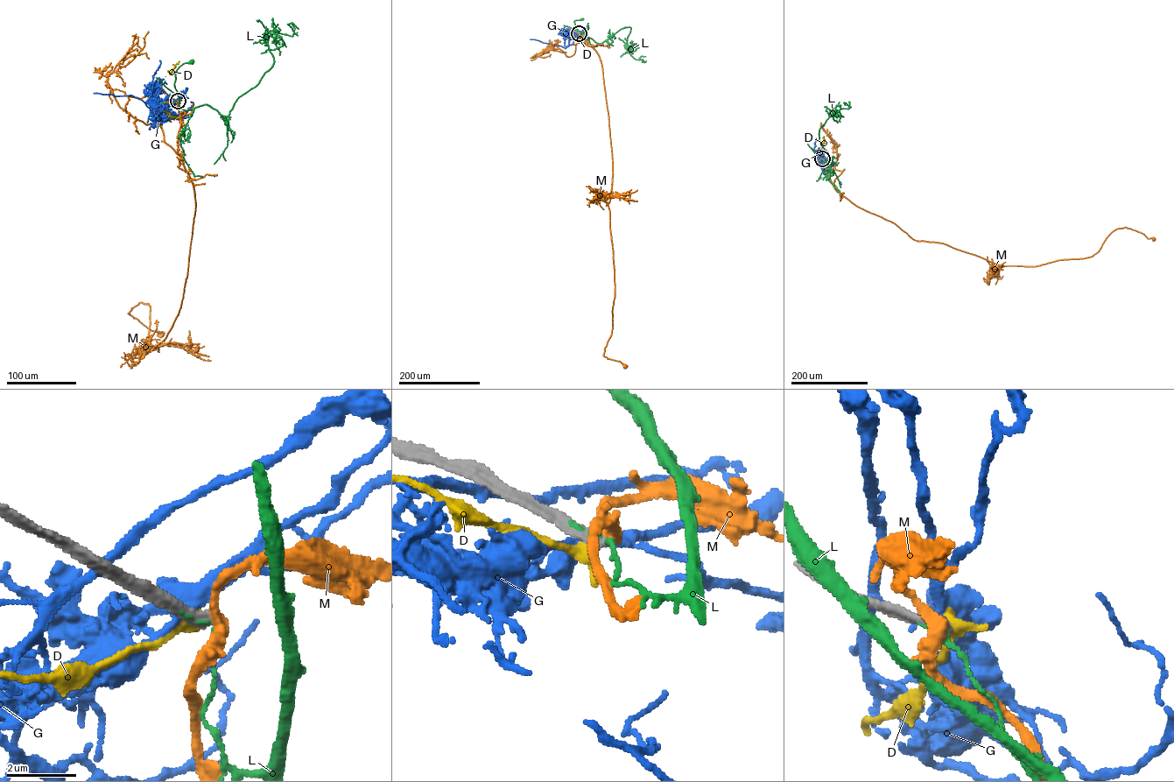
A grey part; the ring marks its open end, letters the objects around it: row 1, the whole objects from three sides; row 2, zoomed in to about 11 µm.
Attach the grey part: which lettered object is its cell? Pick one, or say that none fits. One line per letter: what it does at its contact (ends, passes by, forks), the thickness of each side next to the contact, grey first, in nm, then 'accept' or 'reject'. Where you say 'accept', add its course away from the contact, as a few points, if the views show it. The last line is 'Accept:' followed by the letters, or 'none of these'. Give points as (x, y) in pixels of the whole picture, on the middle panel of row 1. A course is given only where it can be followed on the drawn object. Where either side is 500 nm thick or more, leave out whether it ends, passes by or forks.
D: it ends there; 340 nm thick on the grey side, 480 nm on the other; reject
G: it forks there; 380 nm thick on the grey side, 360 nm on the other; reject
L: it ends there; 360 nm thick on the grey side, 90 nm on the other; reject
M: it passes by; 320 nm thick on the grey side, 320 nm on the other; reject
Accept: none of these

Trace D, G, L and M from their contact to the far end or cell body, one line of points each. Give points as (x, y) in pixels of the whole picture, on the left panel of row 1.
D: (177, 101), (162, 103), (157, 93), (161, 80), (178, 64)
G: (177, 101), (162, 107), (157, 114), (142, 100), (131, 95), (94, 93)
L: (177, 101), (174, 84), (175, 72), (183, 64), (191, 62)
M: (178, 101), (177, 151), (195, 200), (183, 298), (158, 351), (149, 340), (148, 304), (128, 313), (161, 334)

